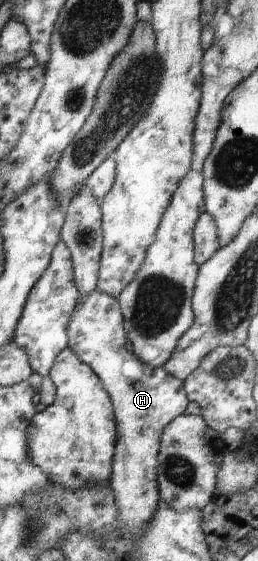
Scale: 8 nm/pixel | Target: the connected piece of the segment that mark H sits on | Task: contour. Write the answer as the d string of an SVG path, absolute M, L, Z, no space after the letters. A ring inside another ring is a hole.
M97 288L79 296L79 301L76 303L71 319L68 321L67 335L68 347L96 373L103 384L104 390L111 398L116 425L116 444L109 484L120 509L121 532L129 532L135 537L139 535L144 524L147 523L160 502L157 487L157 456L160 448L160 438L164 427L177 416L184 415L187 409L189 400L183 380L166 372L164 367L152 368L149 364L144 364L136 358L134 353L125 349L127 332L124 328L124 317L121 313L120 303L118 299L104 294Z

